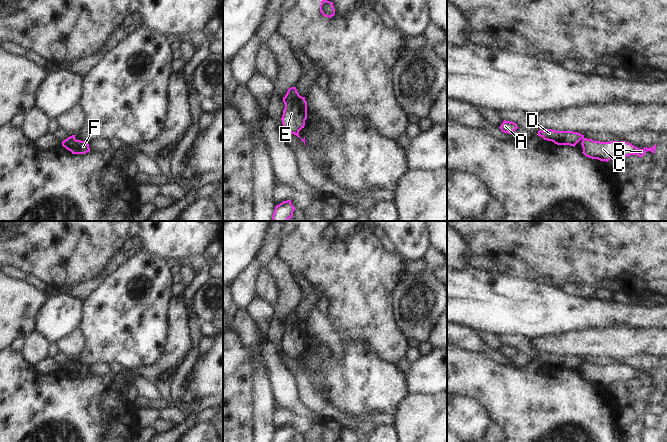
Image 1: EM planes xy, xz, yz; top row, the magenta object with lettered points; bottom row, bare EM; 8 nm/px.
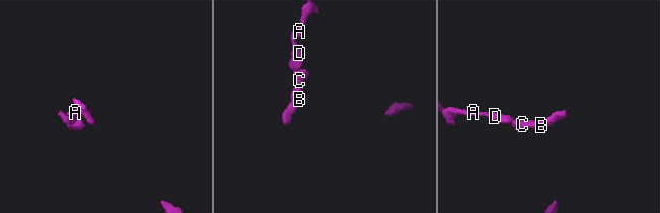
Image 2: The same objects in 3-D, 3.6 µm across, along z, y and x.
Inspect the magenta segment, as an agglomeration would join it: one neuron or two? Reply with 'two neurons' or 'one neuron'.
two neurons

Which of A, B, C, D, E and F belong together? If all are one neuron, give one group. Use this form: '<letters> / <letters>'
A D E / B C F

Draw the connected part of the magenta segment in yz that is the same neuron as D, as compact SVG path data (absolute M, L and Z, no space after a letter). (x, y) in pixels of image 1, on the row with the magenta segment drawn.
M546 129L544 131L539 130L538 136L544 140L552 141L557 145L575 145L584 138L584 135L573 131L556 131L552 129Z

